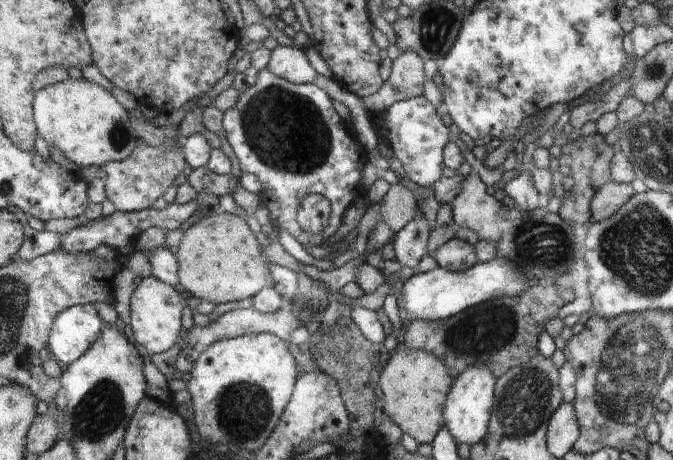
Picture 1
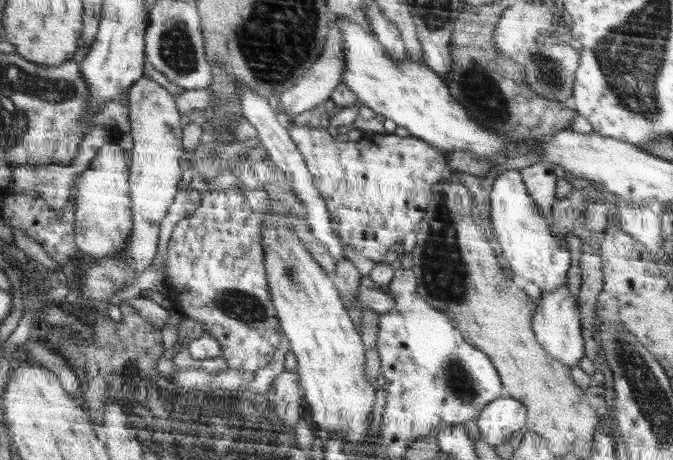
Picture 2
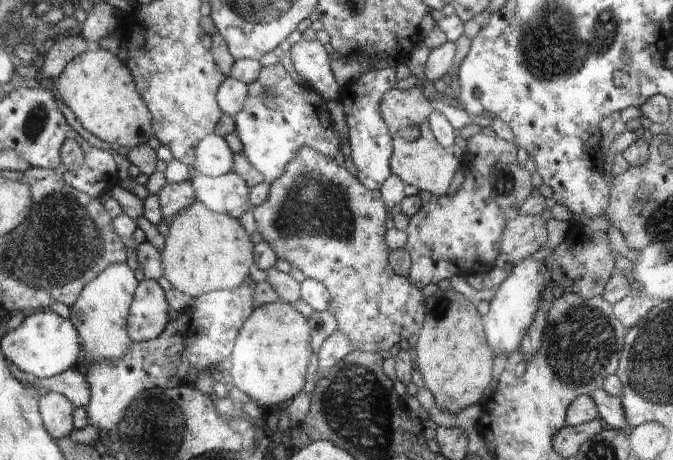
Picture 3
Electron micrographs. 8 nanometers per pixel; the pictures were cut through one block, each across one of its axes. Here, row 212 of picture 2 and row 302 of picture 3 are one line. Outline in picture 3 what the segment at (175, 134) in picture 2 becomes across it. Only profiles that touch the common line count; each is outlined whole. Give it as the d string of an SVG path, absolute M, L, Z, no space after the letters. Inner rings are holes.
M145 278L135 296L128 317L127 333L132 343L155 339L168 324L168 302L156 278Z

